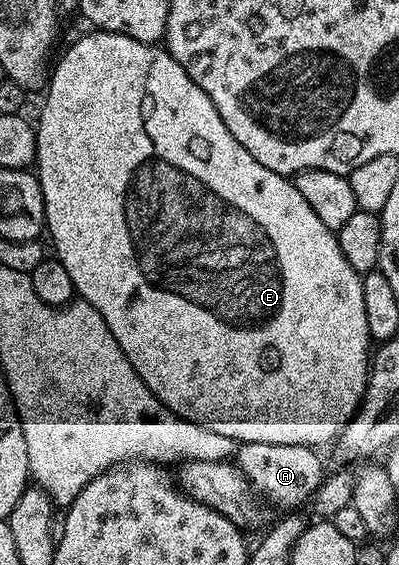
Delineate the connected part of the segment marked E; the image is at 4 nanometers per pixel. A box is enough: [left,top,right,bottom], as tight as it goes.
[36,29,372,448]

